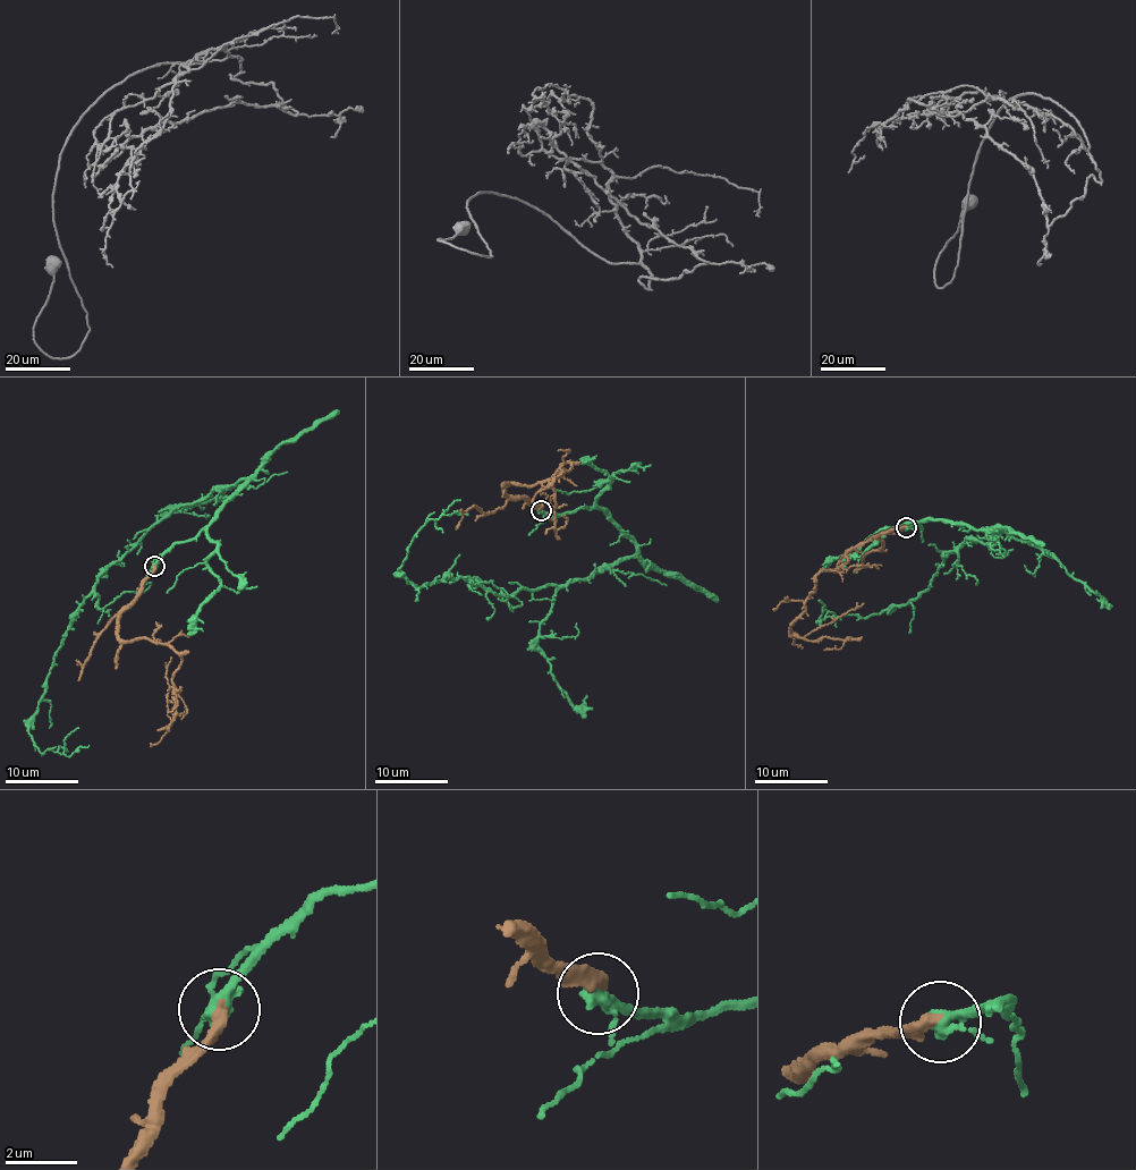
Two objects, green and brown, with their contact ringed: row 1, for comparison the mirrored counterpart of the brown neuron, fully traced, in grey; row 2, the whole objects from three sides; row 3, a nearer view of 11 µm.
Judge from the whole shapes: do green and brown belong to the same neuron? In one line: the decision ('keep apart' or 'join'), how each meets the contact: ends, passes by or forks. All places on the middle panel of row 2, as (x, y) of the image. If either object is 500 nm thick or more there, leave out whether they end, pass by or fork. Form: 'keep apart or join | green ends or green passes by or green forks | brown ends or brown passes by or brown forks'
keep apart | green passes by | brown ends

